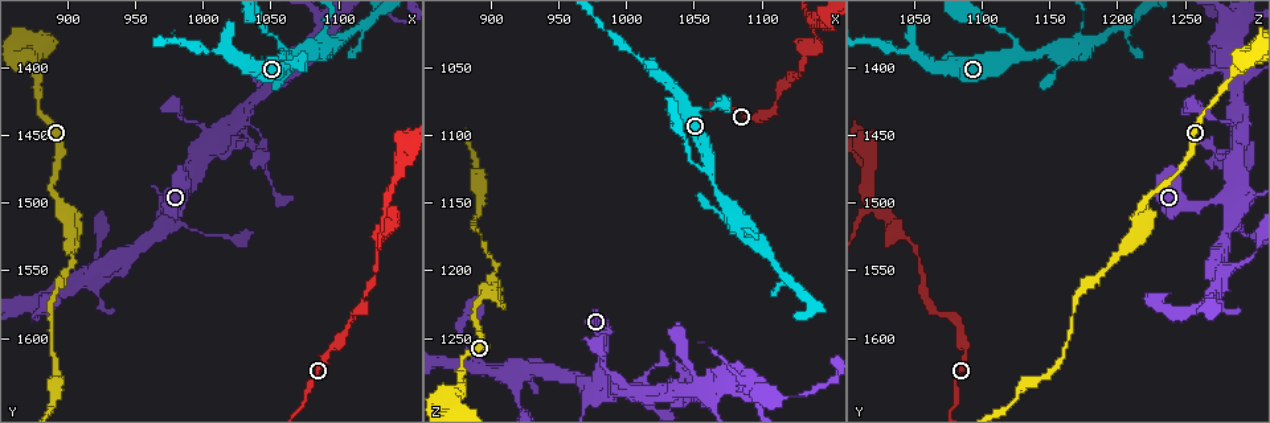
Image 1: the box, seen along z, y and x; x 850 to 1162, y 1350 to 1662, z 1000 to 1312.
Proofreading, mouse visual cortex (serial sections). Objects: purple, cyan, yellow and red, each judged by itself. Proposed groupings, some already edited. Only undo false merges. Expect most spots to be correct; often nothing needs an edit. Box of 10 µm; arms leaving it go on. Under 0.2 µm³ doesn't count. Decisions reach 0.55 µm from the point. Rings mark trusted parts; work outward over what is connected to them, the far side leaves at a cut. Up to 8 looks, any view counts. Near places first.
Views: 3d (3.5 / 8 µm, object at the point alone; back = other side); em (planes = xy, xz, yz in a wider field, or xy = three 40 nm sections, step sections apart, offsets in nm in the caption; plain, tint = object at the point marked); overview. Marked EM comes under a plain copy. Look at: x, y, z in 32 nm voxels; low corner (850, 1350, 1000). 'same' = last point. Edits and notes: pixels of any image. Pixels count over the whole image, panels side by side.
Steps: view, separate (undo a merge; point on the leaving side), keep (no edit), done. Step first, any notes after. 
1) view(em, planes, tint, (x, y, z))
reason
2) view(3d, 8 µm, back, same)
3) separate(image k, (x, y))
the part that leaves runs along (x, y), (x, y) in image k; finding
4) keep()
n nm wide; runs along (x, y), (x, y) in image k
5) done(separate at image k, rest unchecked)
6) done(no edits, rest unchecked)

view(3d, 3.5 µm, back, (1064, 1392, 1122))
thin arm on a thick one

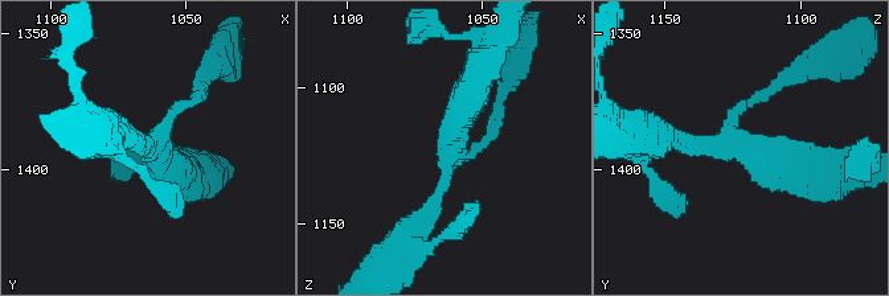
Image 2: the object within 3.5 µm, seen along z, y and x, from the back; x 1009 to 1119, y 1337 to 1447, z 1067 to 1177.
view(em, xy, step 2, tint, (1062, 1393, 1122))
3 arms; arms of 150, 200, 400 nm

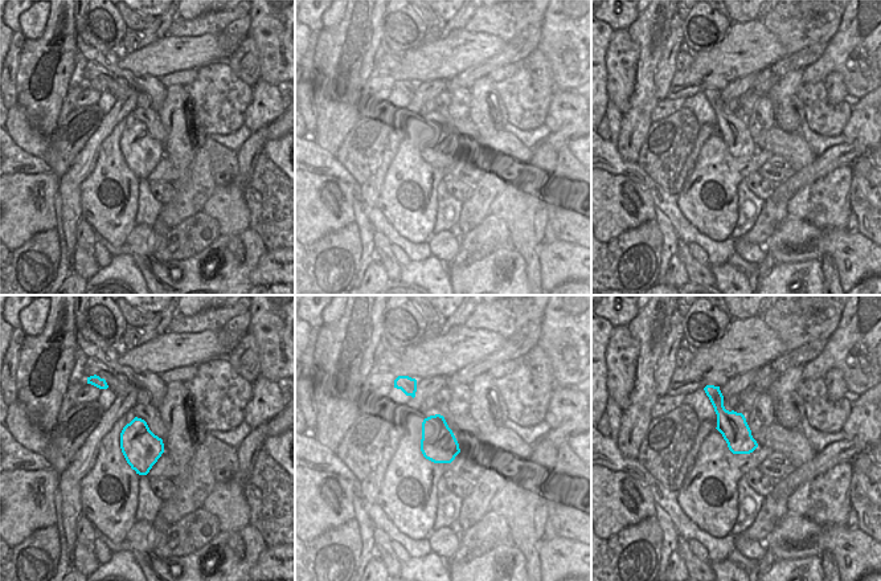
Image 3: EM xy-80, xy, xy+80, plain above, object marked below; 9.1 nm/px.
keep()
runs along (478, 79), (417, 229) in image 2; all the same cell

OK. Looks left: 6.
view(3d, 8 µm, (980, 1498, 1282))
thin arm on a thick one

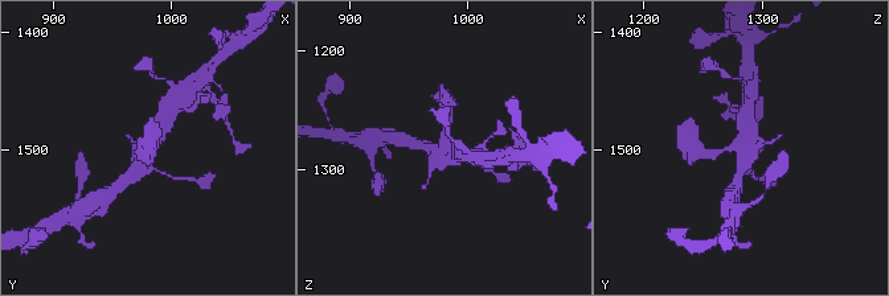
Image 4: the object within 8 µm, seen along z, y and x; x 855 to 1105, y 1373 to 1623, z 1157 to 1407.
view(3d, 3.5 µm, same)
closer look

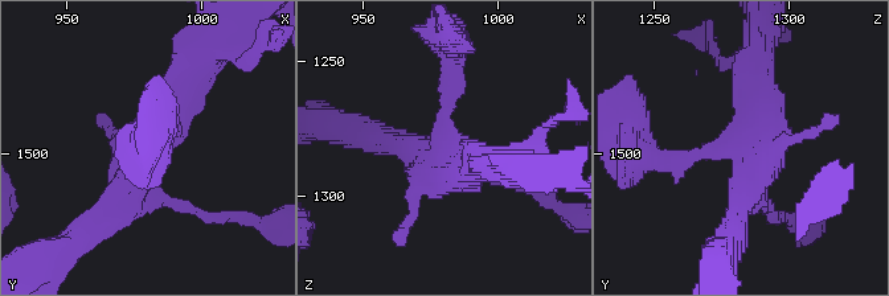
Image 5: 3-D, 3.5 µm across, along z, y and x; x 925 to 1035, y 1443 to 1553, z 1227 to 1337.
view(em, planes, tint, (980, 1498, 1281))

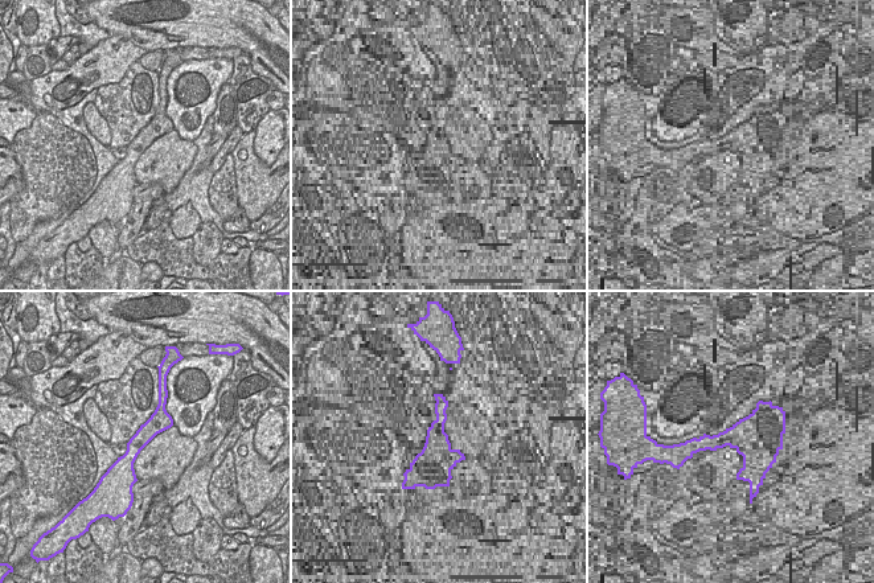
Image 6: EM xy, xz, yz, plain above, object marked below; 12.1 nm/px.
keep()
runs along (161, 402), (128, 458), (130, 479) in image 6; continuous, no second cell

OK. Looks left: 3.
view(3d, 8 µm, (874, 1394, 1294))
sudden change in width

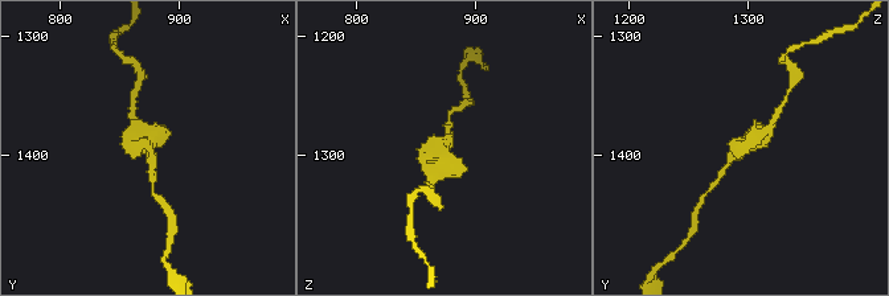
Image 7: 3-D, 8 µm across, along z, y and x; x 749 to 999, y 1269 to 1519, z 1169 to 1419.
view(em, xy, step 5, tint, same)
need the tissue

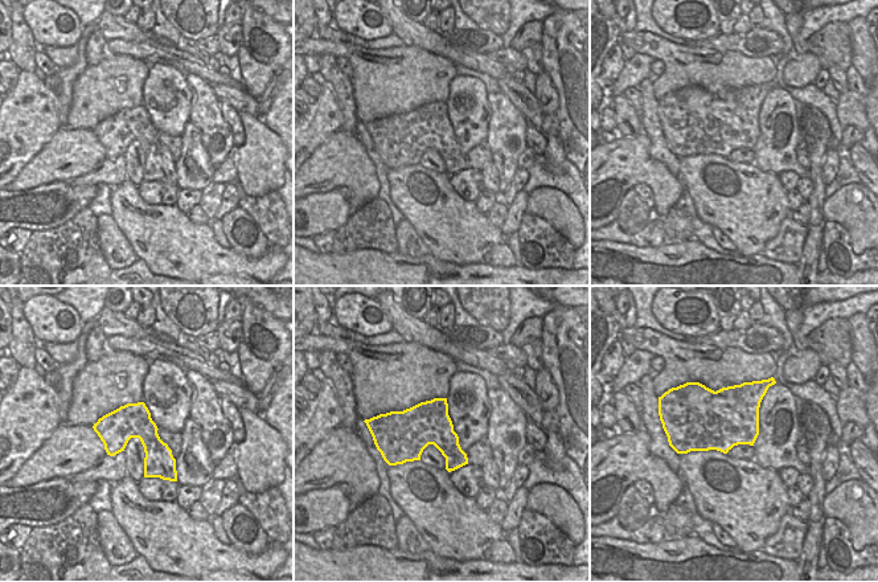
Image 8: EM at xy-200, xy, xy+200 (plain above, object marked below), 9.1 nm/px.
keep()
runs along (719, 180), (736, 151), (762, 132) in image 7; one cell here

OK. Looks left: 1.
done(no edits, rest unchecked)

